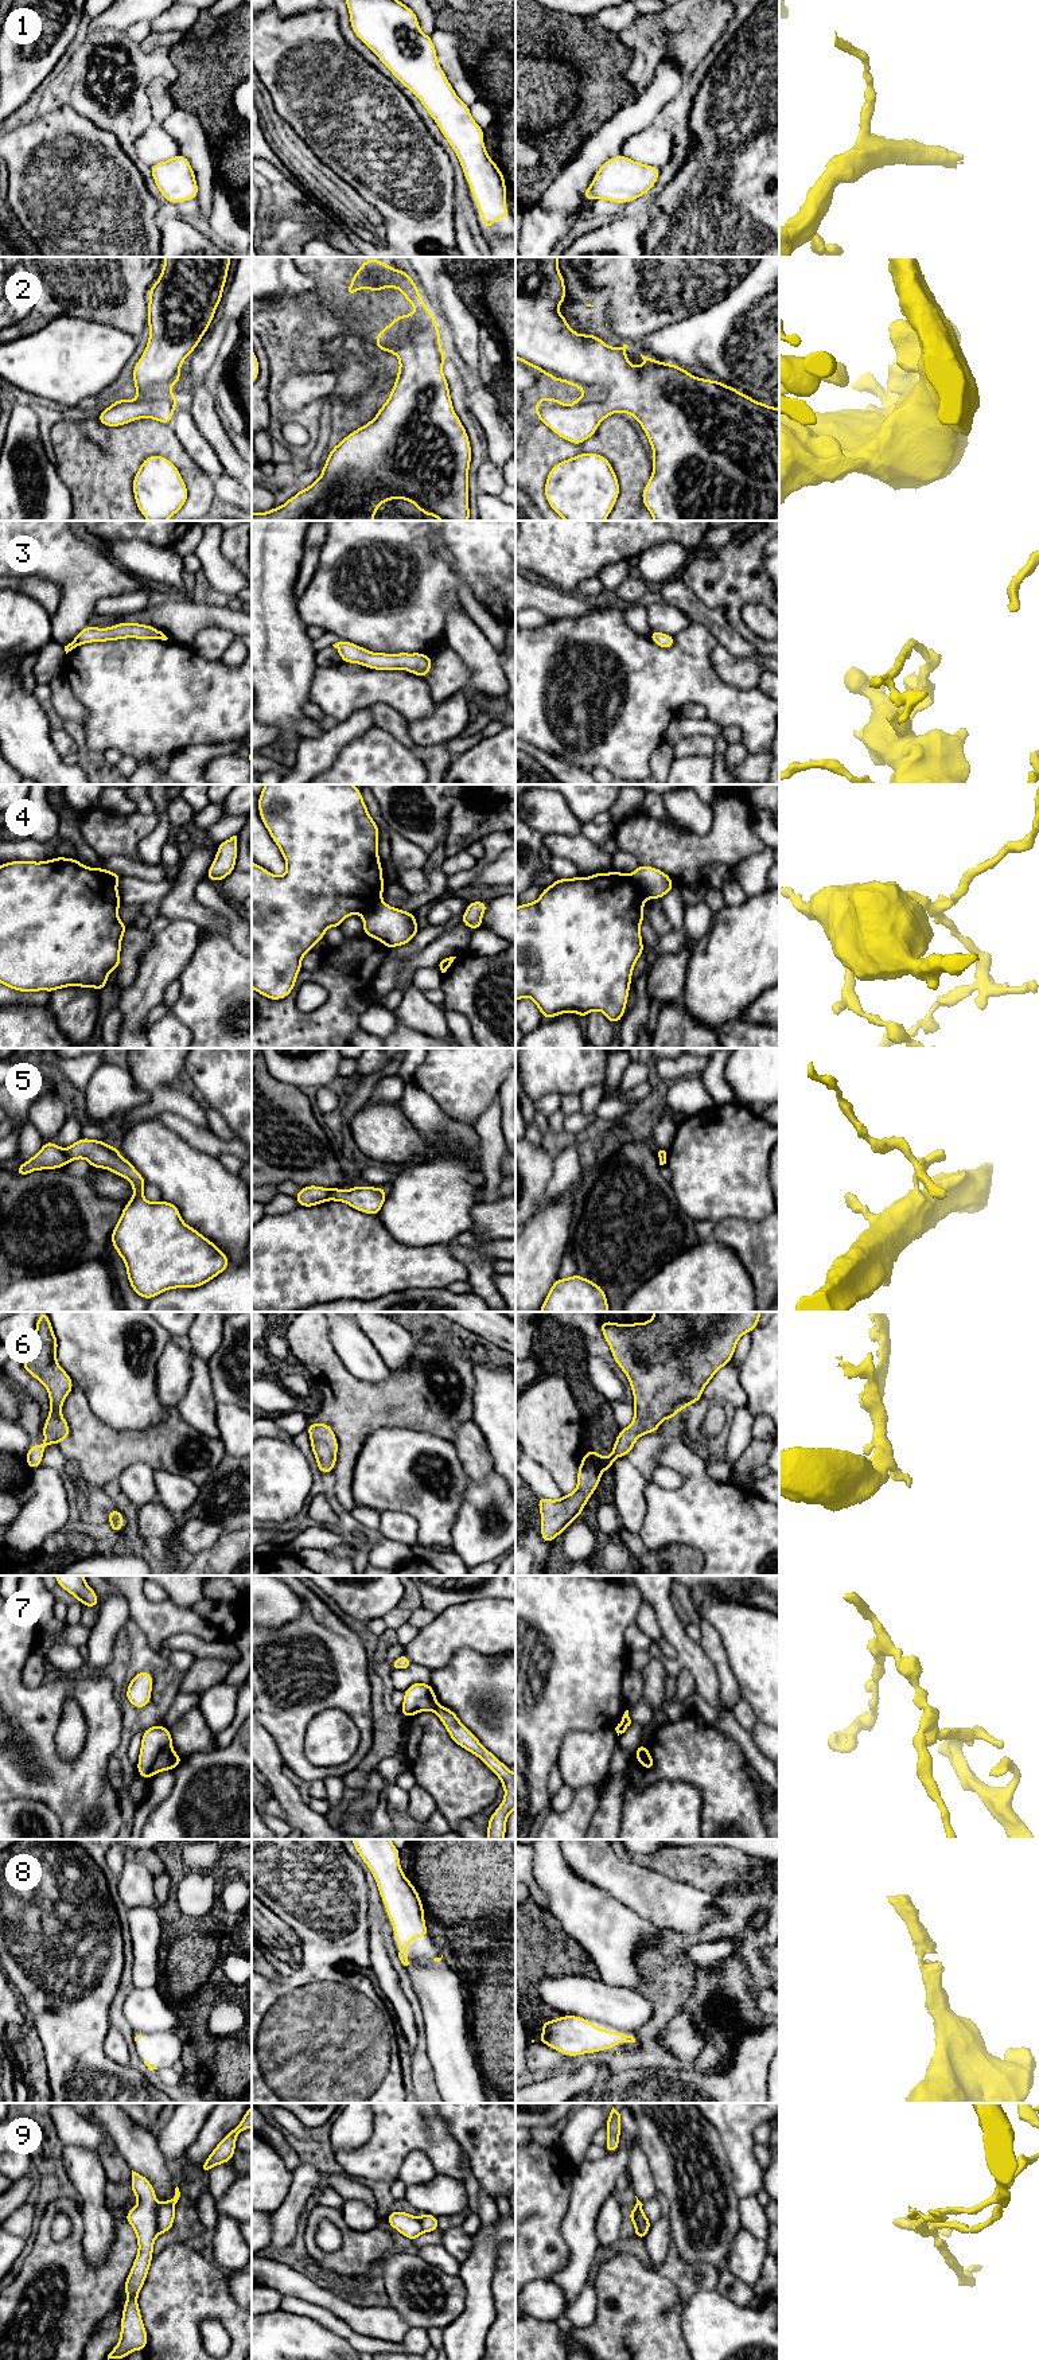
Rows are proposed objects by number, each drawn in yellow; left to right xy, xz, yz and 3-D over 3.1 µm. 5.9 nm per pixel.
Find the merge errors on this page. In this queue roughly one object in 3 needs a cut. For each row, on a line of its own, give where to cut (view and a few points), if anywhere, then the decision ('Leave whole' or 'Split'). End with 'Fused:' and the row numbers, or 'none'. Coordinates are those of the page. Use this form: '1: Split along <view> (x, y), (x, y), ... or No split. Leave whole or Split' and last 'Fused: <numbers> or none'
1: No split. Leave whole
2: No split. Leave whole
3: No split. Leave whole
4: Split along yz (629, 876), (648, 896). Split
5: Split along xy (63, 1151), (67, 1161). Split
6: No split. Leave whole
7: Split along xy (175, 1755), (170, 1768). Split
8: No split. Leave whole
9: Split along xy (156, 2207), (156, 2228), (159, 2232). Split
Fused: 4, 5, 7, 9

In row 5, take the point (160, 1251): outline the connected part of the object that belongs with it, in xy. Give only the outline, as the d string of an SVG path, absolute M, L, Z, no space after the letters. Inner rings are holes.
M82 1137L66 1148L65 1154L67 1163L86 1158L92 1168L109 1169L132 1184L133 1197L125 1204L110 1241L124 1259L133 1292L140 1297L149 1300L168 1289L198 1288L219 1276L230 1265L223 1251L182 1220L176 1206L163 1199L149 1203L144 1197L143 1189L147 1184L144 1177L118 1153L116 1145L109 1146L104 1141Z

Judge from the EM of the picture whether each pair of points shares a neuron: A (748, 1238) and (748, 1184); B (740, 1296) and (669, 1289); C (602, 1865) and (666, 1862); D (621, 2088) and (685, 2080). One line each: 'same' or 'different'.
A: different
B: same
C: different
D: same

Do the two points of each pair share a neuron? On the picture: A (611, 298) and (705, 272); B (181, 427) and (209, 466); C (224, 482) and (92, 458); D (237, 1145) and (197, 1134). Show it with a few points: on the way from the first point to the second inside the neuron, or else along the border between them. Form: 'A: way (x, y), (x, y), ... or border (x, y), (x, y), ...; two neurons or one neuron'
A: way (634, 289), (639, 289), (658, 272), (683, 272); one neuron
B: way (189, 436), (203, 456); one neuron
C: border (211, 481), (214, 485); two neurons
D: way (228, 1147), (214, 1147), (206, 1141); one neuron

